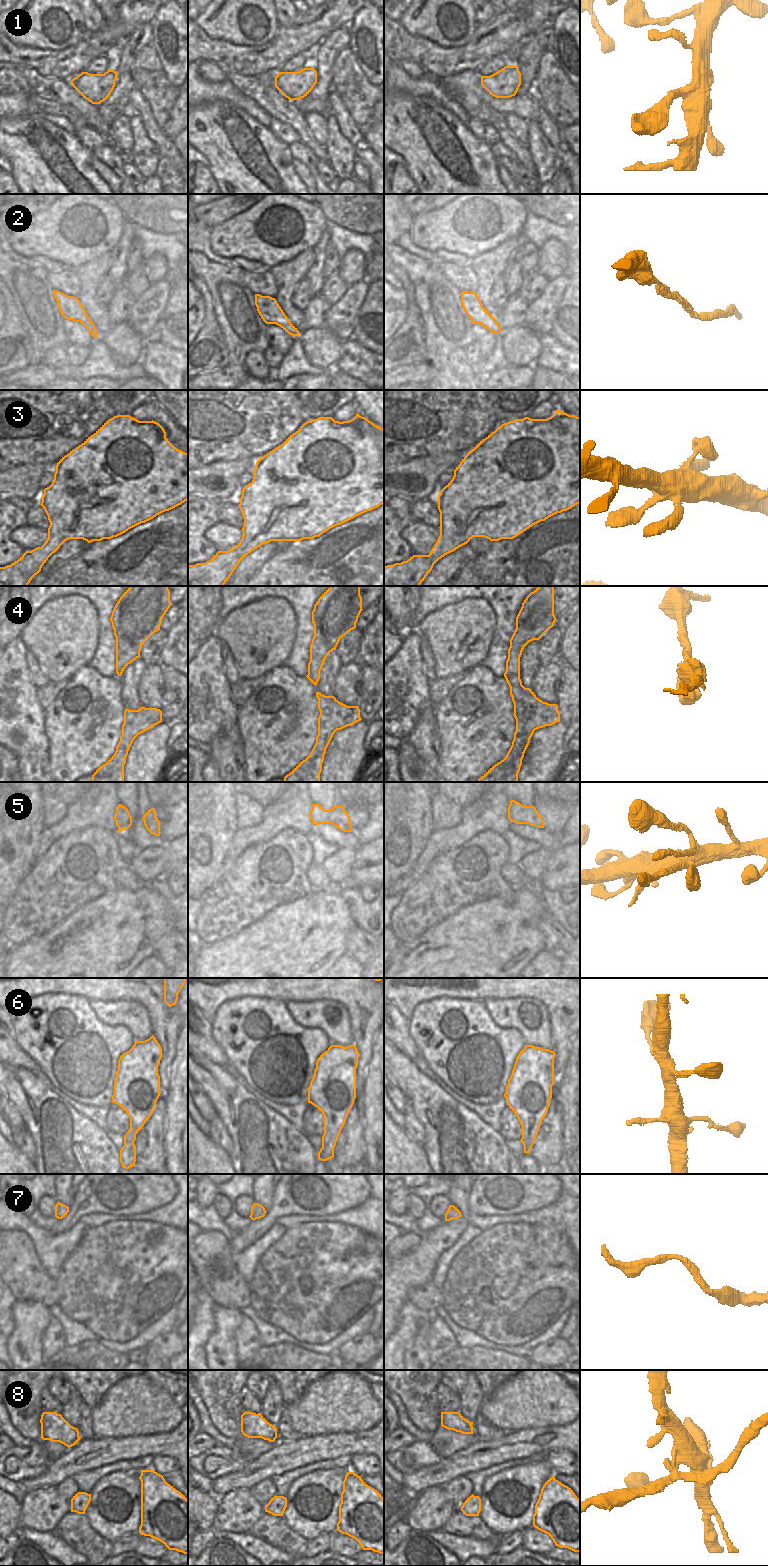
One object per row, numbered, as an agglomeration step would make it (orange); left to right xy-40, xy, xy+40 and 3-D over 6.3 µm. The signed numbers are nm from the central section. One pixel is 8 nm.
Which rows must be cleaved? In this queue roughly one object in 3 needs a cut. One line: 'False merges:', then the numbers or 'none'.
False merges: 8

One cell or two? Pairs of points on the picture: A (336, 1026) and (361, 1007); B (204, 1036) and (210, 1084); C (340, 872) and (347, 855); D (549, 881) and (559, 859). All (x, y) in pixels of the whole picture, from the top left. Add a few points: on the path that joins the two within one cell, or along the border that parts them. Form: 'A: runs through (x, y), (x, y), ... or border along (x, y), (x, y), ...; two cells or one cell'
A: border along (331, 1000), (338, 1001), (347, 1010), (353, 1038); two cells
B: border along (198, 1050), (223, 1067); two cells
C: runs through (340, 868), (340, 863), (343, 859); one cell
D: runs through (554, 876), (554, 868), (557, 864); one cell

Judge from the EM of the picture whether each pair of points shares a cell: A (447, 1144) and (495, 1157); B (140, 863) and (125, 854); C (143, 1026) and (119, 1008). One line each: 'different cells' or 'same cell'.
A: same cell
B: different cells
C: same cell

